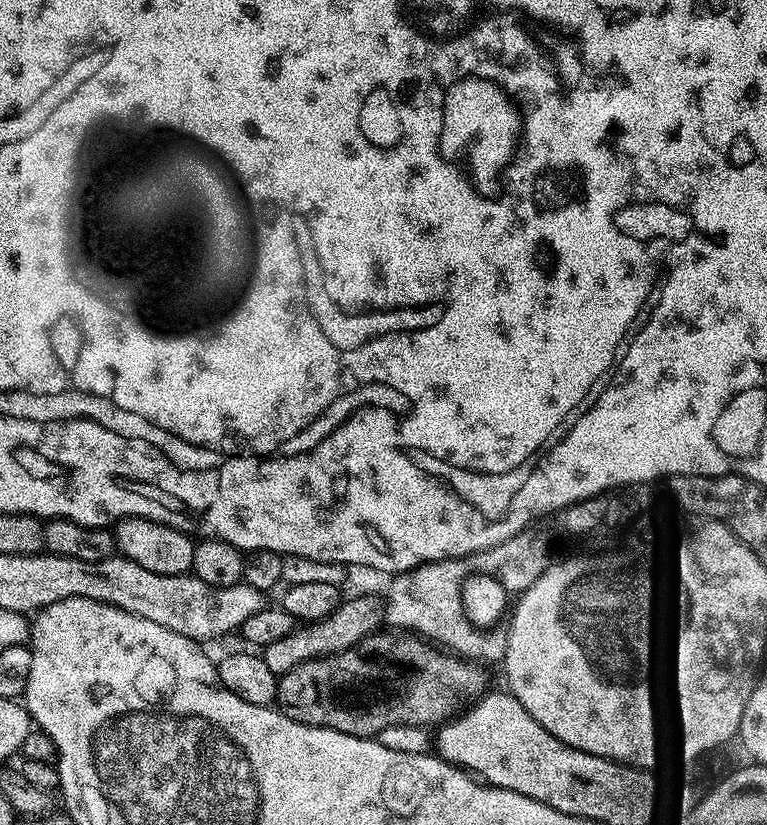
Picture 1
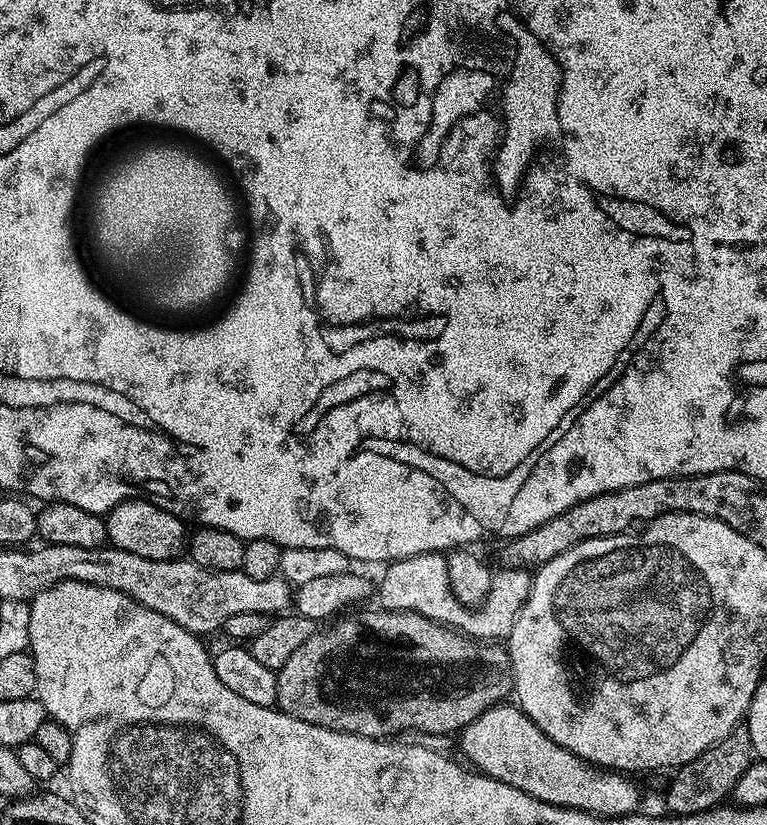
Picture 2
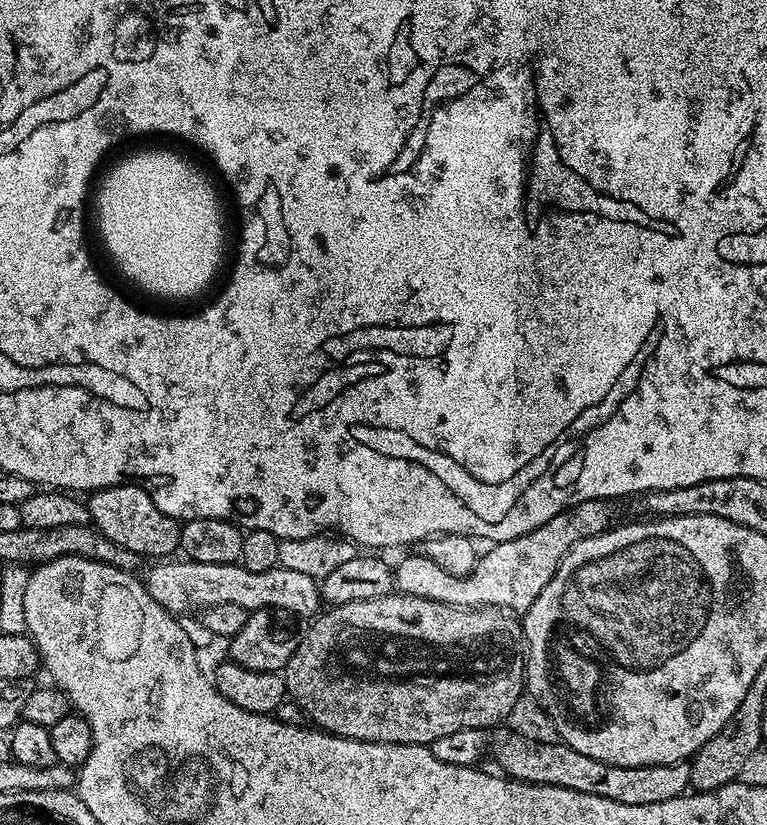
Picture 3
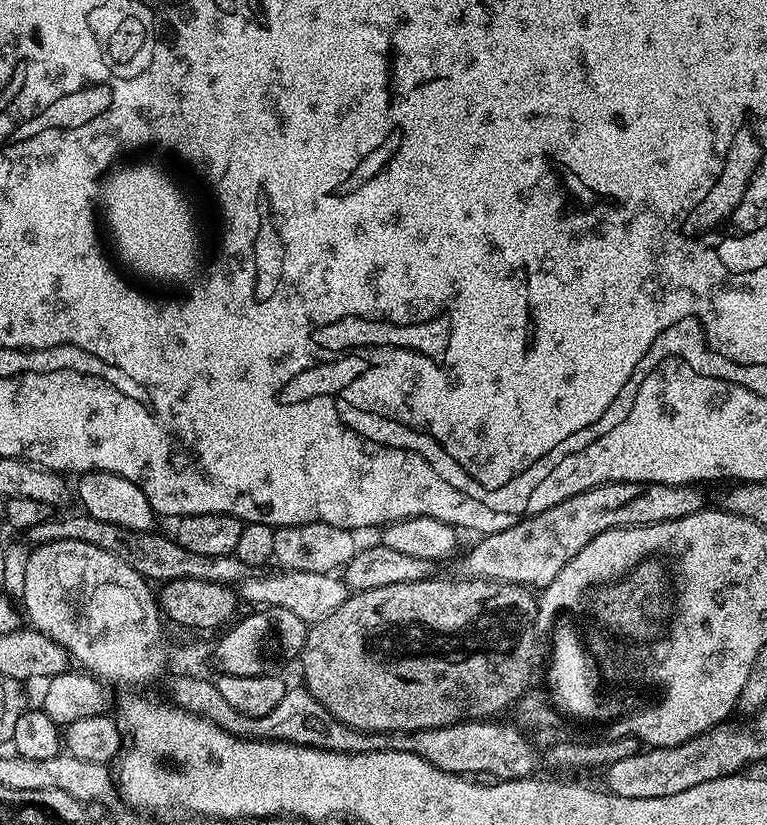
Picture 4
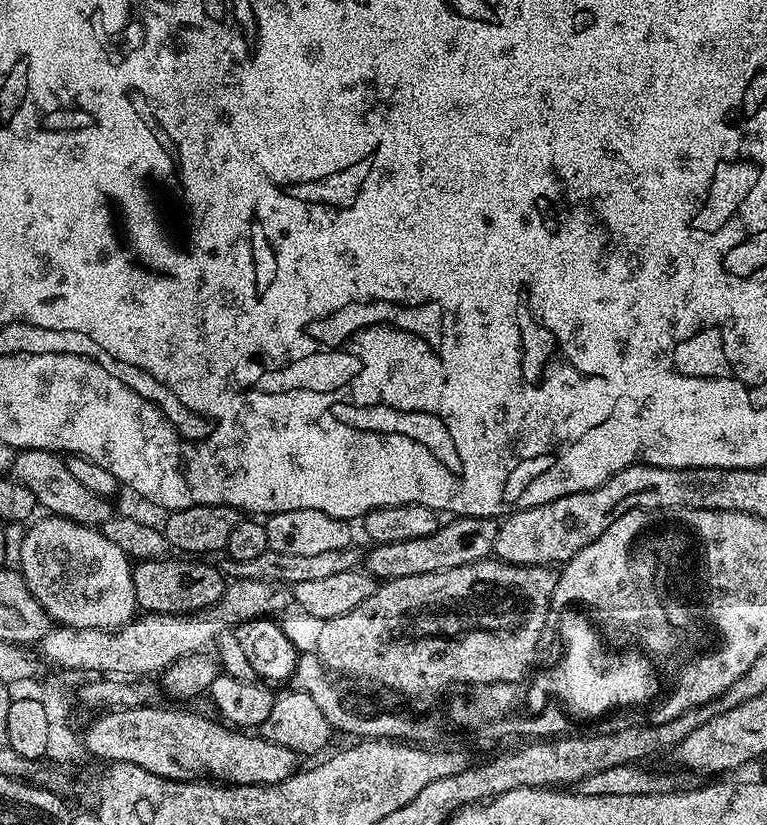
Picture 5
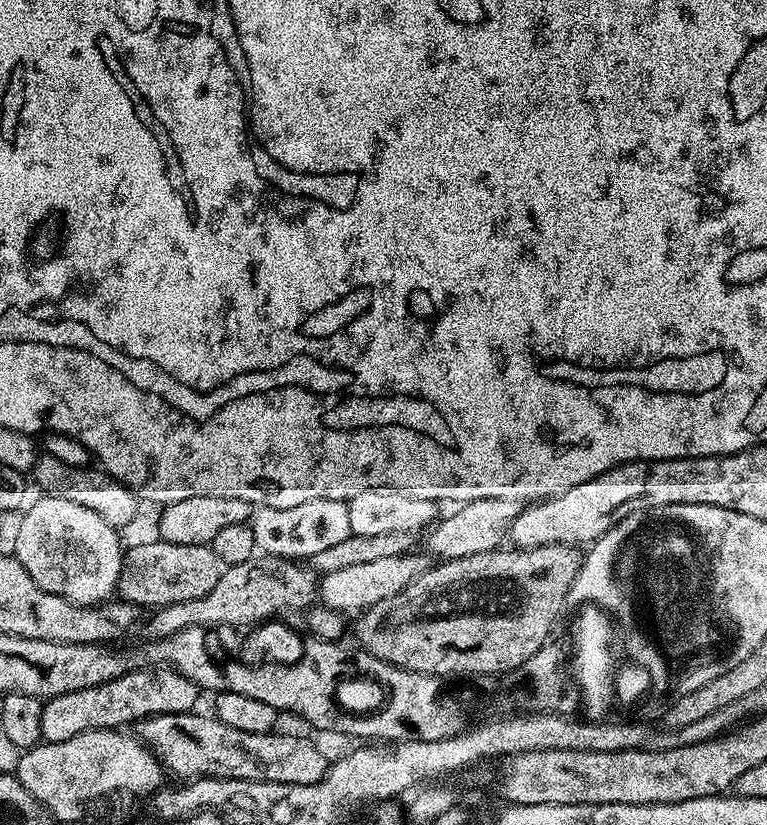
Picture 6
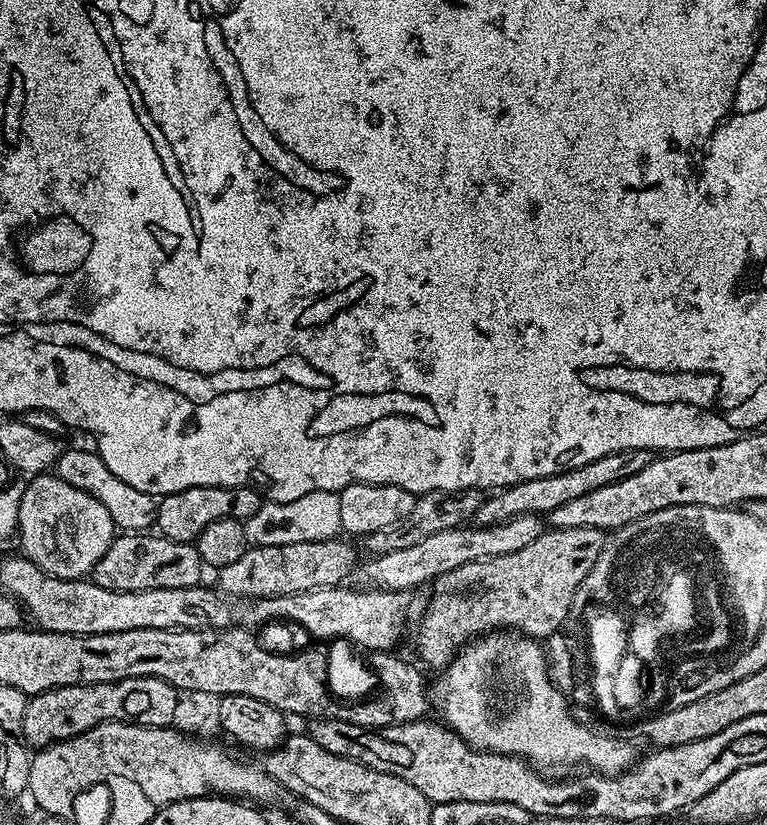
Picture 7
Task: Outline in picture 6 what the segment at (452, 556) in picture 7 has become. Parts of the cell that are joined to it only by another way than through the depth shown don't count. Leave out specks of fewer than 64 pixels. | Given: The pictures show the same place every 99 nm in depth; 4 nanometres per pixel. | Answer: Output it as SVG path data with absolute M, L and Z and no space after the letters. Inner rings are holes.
M405 554L403 556L391 556L381 558L375 562L361 562L355 566L349 566L343 570L334 570L334 574L323 574L318 580L318 600L321 605L341 614L359 614L365 608L374 606L386 598L394 598L410 582L414 582L430 567L427 555L414 556L416 554Z

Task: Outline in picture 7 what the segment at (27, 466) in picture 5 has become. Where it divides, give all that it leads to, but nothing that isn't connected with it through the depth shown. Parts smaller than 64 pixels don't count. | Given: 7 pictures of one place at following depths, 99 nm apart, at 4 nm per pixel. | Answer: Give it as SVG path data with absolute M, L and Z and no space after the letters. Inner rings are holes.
M65 447L56 460L54 472L66 482L70 482L70 486L78 486L78 490L98 498L98 502L102 502L102 506L110 510L110 518L116 523L117 529L128 534L140 534L155 525L157 497L142 494L142 490L134 490L134 486L126 486L126 482L117 478L110 471L110 466L106 466L106 462L102 462L102 458L91 447Z

